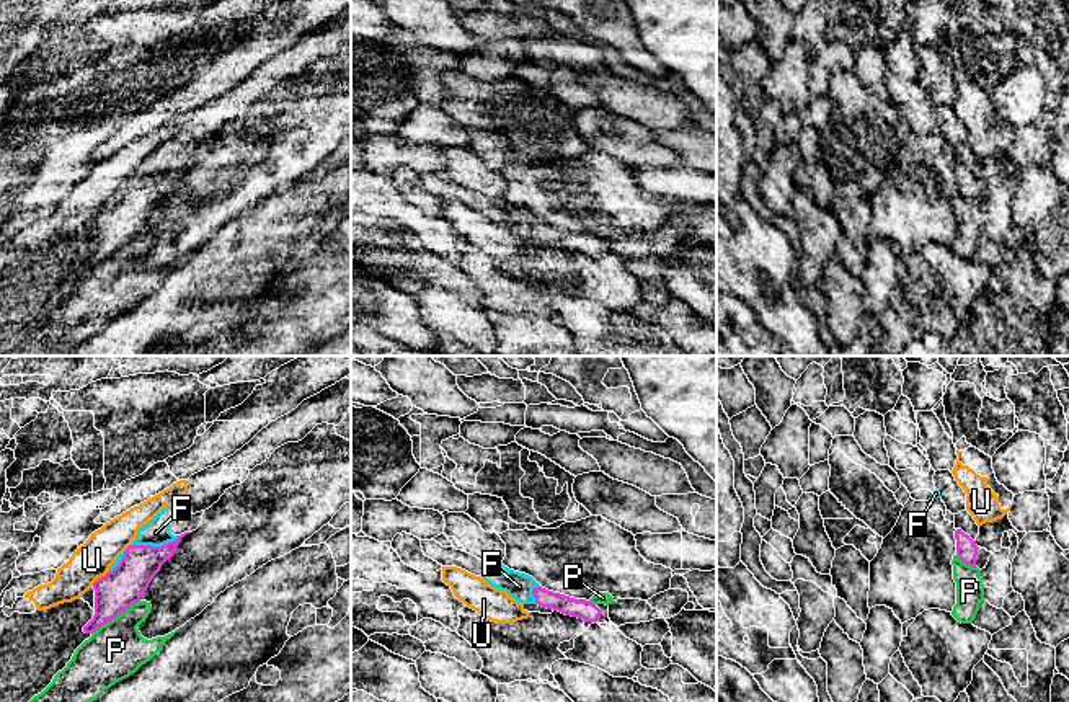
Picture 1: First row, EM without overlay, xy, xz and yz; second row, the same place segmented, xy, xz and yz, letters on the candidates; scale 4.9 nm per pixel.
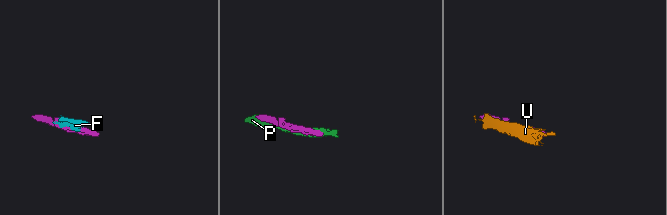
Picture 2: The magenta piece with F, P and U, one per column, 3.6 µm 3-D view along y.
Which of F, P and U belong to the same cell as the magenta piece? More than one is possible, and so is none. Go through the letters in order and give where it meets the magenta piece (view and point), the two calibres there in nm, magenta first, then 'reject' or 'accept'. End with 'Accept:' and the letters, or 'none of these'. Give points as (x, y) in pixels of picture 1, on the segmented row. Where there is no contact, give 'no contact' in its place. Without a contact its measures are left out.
F: contact xy (154, 547); calibres 200 and 140 nm; reject
P: contact xy (115, 617); calibres 200 and 280 nm; reject
U: contact xy (102, 577); calibres 200 and 190 nm; reject
Accept: none of these

